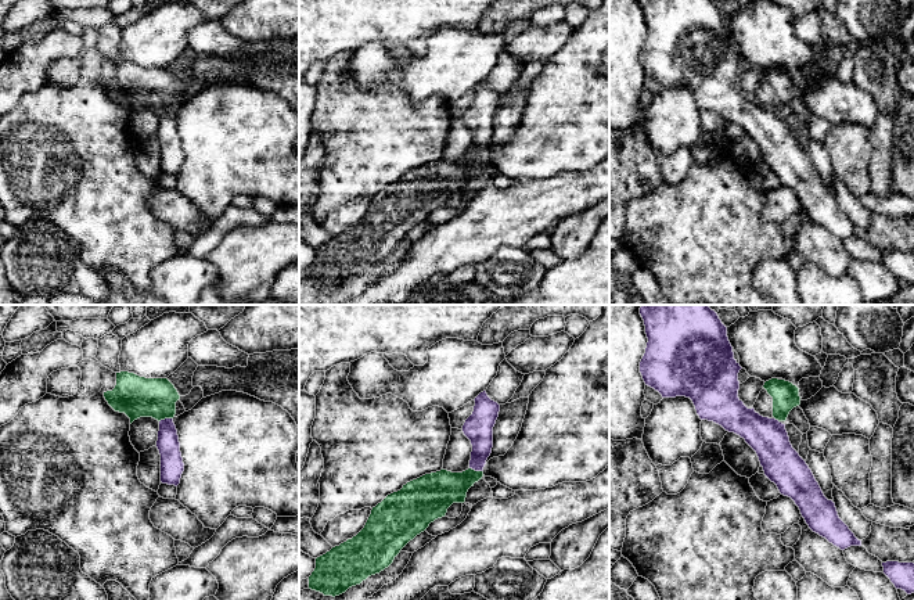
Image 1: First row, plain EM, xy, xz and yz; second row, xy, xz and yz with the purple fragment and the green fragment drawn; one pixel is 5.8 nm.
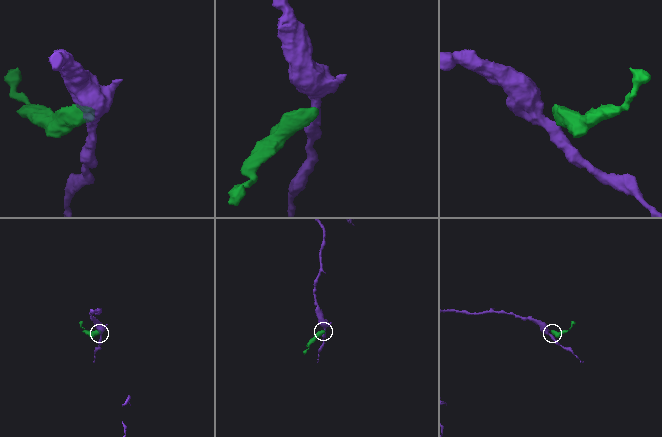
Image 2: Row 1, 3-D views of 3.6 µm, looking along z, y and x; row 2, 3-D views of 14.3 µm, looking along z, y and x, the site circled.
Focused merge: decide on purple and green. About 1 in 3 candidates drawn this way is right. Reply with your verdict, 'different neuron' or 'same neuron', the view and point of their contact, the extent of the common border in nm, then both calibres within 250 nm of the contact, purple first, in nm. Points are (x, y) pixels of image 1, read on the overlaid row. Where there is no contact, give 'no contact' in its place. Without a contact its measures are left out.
different neuron; meets purple in xy at (165, 419); contact 80 nm long; 130 nm thick on the purple side, 240 nm on the other

